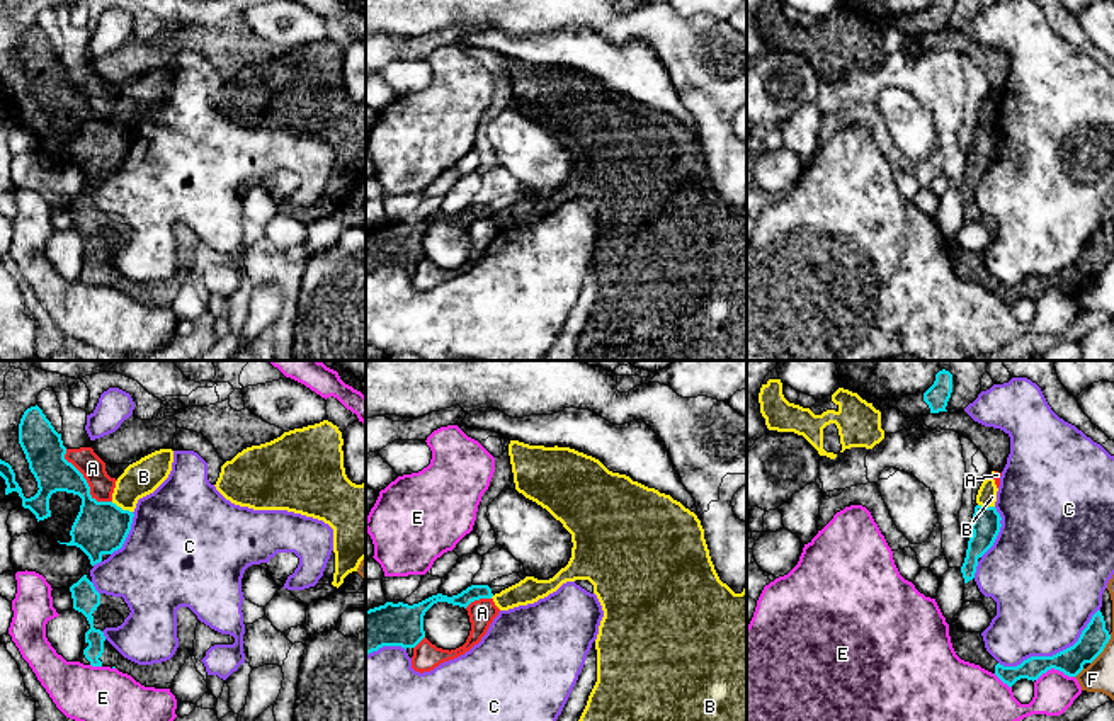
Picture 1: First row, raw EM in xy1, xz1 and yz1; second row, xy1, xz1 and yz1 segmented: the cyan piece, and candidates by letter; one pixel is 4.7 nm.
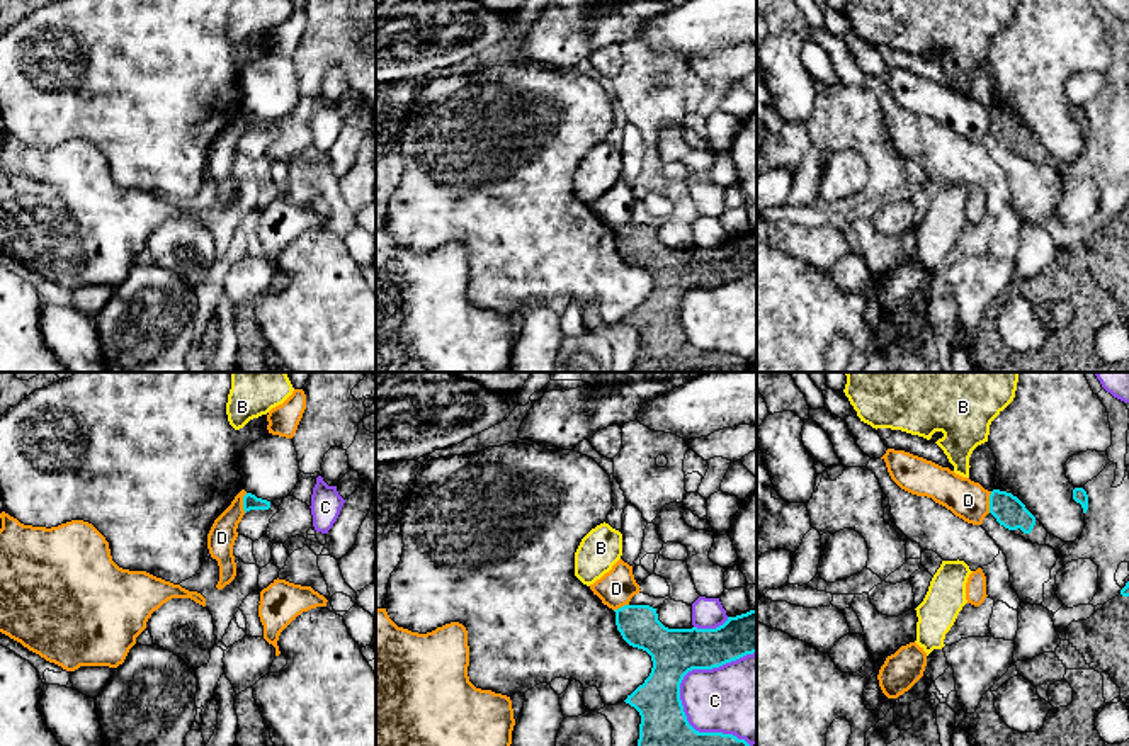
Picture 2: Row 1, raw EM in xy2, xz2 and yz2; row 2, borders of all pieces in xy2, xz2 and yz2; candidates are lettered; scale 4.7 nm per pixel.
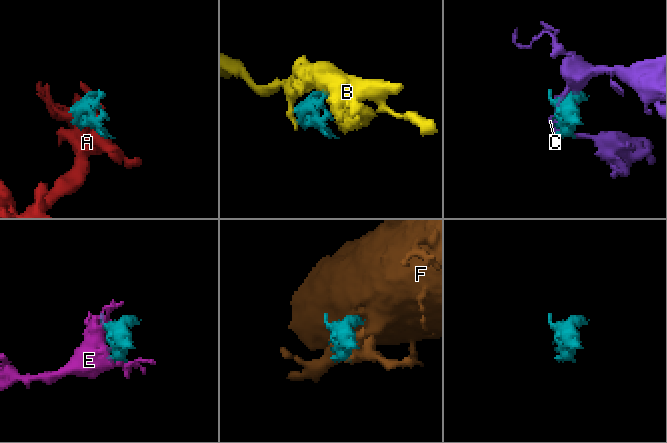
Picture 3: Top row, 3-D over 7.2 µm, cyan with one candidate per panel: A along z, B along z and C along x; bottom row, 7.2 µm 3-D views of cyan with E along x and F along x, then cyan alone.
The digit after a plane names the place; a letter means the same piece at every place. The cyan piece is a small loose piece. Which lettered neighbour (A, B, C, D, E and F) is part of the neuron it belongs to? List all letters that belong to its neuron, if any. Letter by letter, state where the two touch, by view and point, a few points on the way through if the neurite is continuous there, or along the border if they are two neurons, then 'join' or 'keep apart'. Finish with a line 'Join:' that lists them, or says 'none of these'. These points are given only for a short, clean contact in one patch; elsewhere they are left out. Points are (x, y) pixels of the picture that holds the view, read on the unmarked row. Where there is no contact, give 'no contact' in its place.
A: meets cyan in xy1 at (85, 101); keep apart
B: meets cyan in xy1 at (119, 126); runs through xy1 (101, 147), (119, 126), (126, 113), (143, 96); join
C: meets cyan in xz2 at (692, 288); keep apart
D: meets cyan in yz2 at (990, 121); keep apart
E: meets cyan in yz1 at (1055, 288); keep apart
F: meets cyan in yz1 at (1079, 291); keep apart
Join: B

